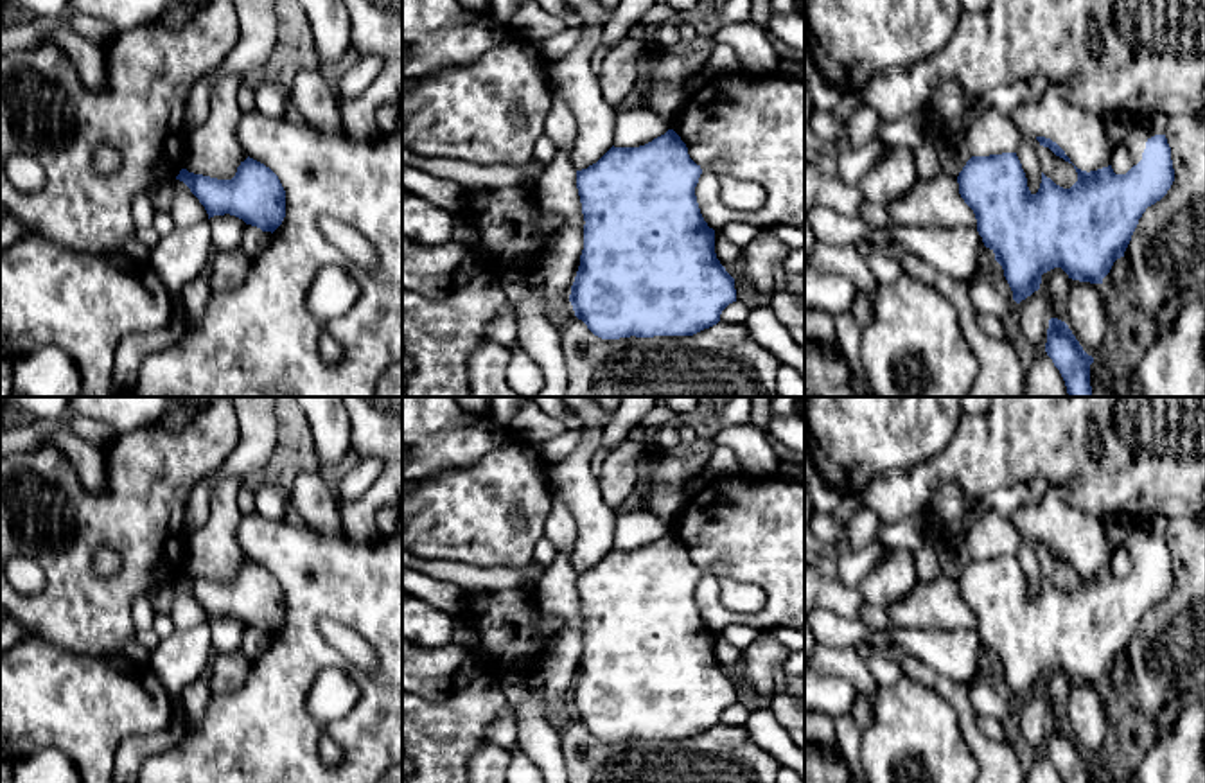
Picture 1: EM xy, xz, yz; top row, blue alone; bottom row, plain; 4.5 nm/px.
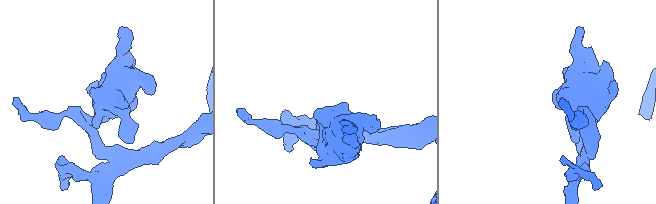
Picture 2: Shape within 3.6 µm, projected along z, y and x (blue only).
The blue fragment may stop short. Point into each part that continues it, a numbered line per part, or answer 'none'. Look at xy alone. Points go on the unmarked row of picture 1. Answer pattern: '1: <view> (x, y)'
none

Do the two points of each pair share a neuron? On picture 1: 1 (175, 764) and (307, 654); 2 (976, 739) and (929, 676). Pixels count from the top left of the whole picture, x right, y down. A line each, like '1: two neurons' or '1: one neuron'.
1: one neuron
2: one neuron

